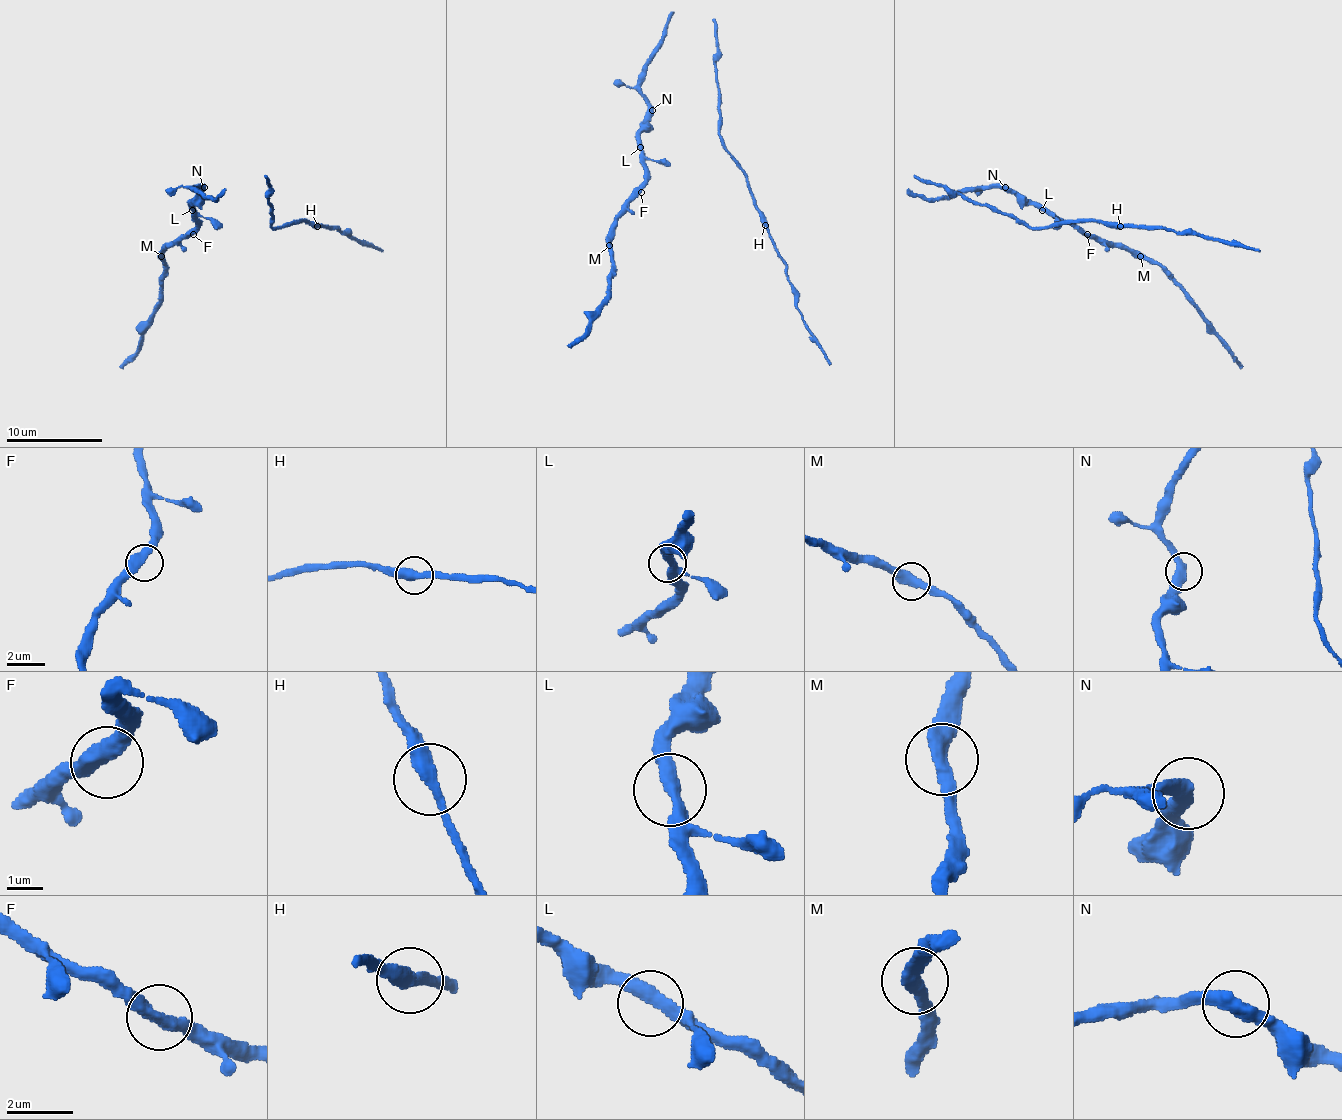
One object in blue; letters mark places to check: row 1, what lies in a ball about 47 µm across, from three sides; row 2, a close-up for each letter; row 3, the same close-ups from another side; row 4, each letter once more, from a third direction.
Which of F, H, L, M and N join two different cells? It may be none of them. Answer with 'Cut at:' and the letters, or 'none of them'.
Cut at: H, M

